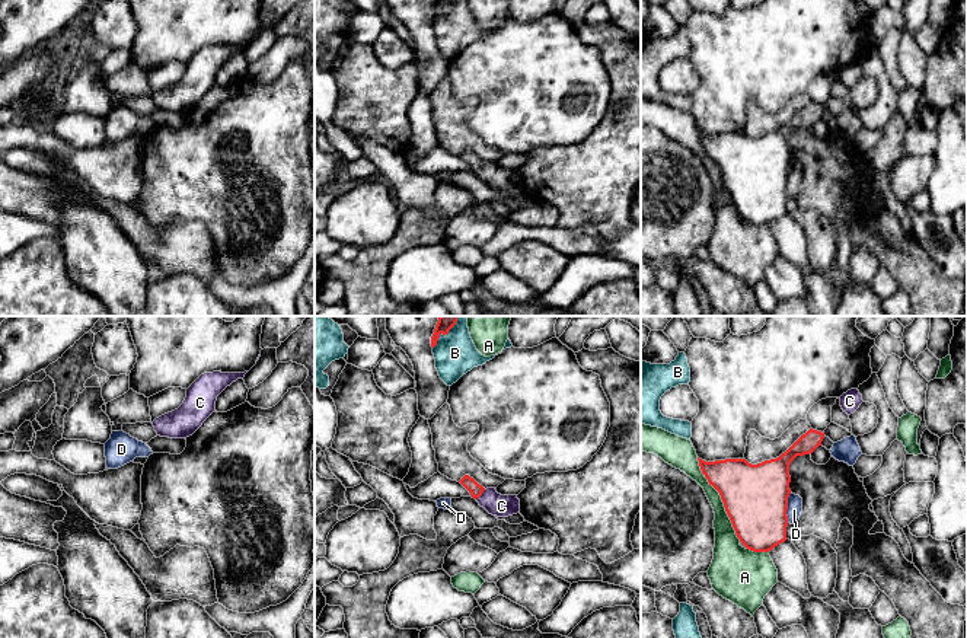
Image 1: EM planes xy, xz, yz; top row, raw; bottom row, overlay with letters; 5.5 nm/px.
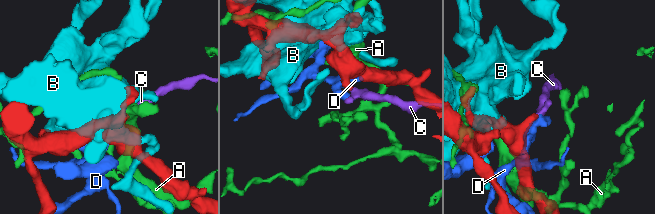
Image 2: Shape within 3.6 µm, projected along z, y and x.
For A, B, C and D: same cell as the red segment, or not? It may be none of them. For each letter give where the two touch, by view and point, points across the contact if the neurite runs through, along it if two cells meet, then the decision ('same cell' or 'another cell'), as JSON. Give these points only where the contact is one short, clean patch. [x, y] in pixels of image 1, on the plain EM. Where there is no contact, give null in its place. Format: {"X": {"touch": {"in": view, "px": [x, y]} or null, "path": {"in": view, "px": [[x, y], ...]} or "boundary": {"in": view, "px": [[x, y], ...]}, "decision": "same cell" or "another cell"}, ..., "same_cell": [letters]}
{"A": {"touch": {"in": "yz", "px": [721, 172]}, "decision": "another cell"}, "B": {"touch": {"in": "xz", "px": [439, 9]}, "decision": "another cell"}, "C": {"touch": {"in": "xz", "px": [479, 169]}, "path": {"in": "xz", "px": [[475, 163], [479, 169], [501, 179]]}, "decision": "same cell"}, "D": {"touch": {"in": "yz", "px": [787, 181]}, "decision": "another cell"}, "same_cell": ["C"]}

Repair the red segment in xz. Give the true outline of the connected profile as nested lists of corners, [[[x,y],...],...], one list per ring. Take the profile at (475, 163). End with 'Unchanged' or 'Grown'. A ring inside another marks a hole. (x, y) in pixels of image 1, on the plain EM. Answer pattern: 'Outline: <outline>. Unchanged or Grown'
Outline: [[[465,149],[459,156],[489,188],[497,191],[508,191],[520,186],[520,173],[517,169],[501,169],[495,162],[485,163],[469,149]]]. Grown

